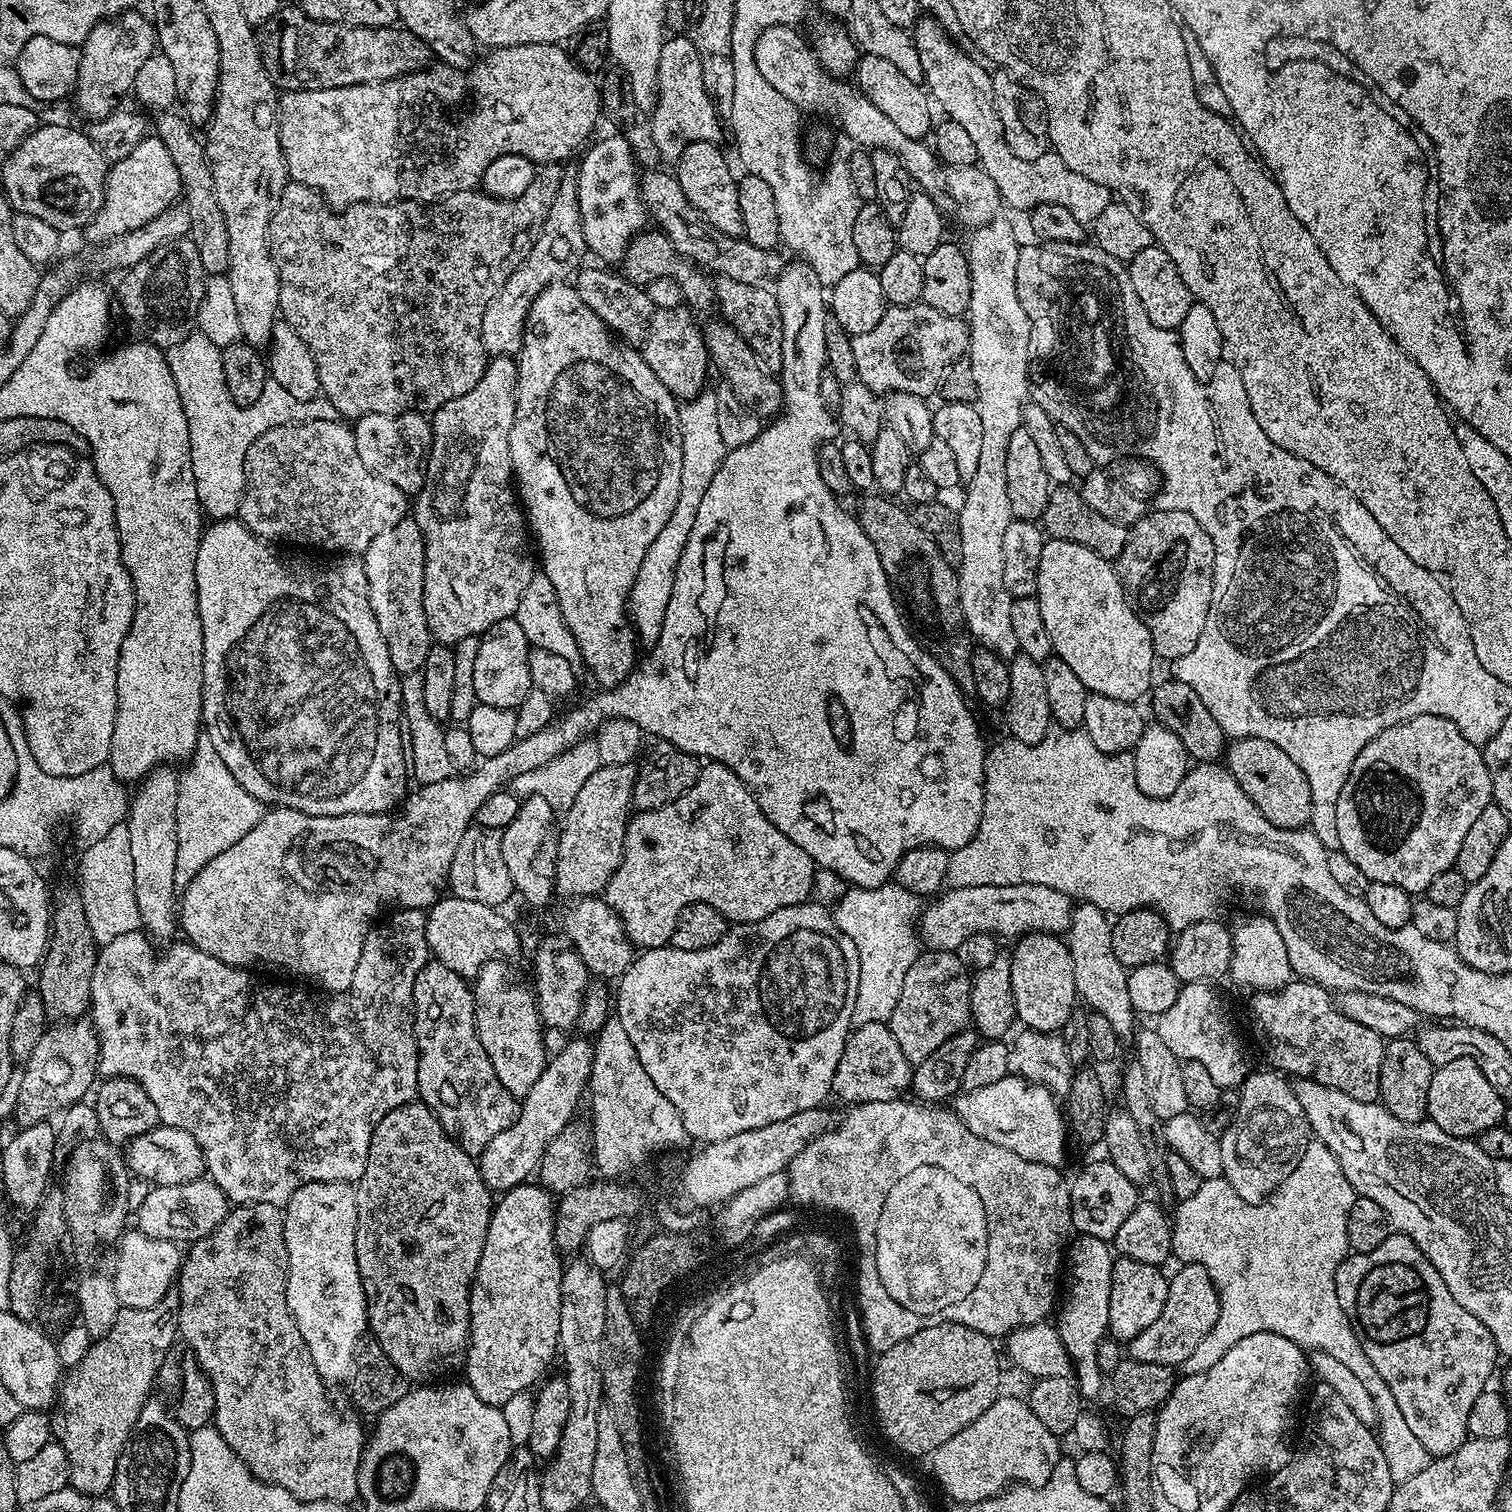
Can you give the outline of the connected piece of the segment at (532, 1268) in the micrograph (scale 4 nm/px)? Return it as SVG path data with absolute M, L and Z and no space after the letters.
M536 1182L519 1184L510 1191L503 1193L495 1201L492 1209L490 1226L486 1230L486 1242L482 1246L482 1258L476 1267L475 1283L478 1285L479 1291L480 1288L484 1291L484 1308L477 1307L472 1313L472 1327L468 1333L468 1347L462 1361L462 1372L468 1375L466 1383L482 1402L493 1406L503 1406L506 1402L510 1402L510 1398L514 1398L514 1394L529 1391L533 1387L531 1384L536 1379L539 1381L545 1375L543 1372L551 1366L552 1359L557 1359L558 1345L560 1343L560 1287L564 1277L564 1268L562 1263L560 1264L560 1259L562 1259L562 1256L556 1247L556 1208L554 1207L553 1193Z

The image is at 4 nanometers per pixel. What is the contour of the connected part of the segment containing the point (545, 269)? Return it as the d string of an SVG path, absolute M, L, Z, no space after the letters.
M564 178L561 179L556 197L546 214L546 222L538 225L526 258L514 271L508 273L499 294L486 306L486 314L482 314L482 346L489 357L515 357L519 353L524 342L528 311L538 294L542 294L551 284L567 281L585 263L584 256L586 257L586 249L576 197L576 182L575 179Z

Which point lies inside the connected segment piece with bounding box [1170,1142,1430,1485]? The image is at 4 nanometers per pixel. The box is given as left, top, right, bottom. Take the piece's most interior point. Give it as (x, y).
(1273, 1263)

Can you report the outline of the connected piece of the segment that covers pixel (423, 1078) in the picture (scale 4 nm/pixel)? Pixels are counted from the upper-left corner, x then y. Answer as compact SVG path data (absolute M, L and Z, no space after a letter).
M435 962L424 964L422 970L418 974L418 978L414 982L414 994L412 995L412 1024L416 1027L416 1045L420 1051L420 1057L418 1058L419 1099L436 1113L438 1122L446 1130L446 1134L450 1139L456 1142L459 1148L473 1154L483 1152L486 1146L490 1146L490 1142L494 1142L494 1137L497 1134L502 1134L502 1130L506 1130L516 1121L518 1100L517 1097L511 1096L506 1088L498 1082L498 1076L494 1074L494 1066L490 1066L490 1058L486 1054L486 1050L478 1038L478 1034L476 1033L476 998L469 981L463 976L454 974L454 970L450 970L450 966L442 966Z

